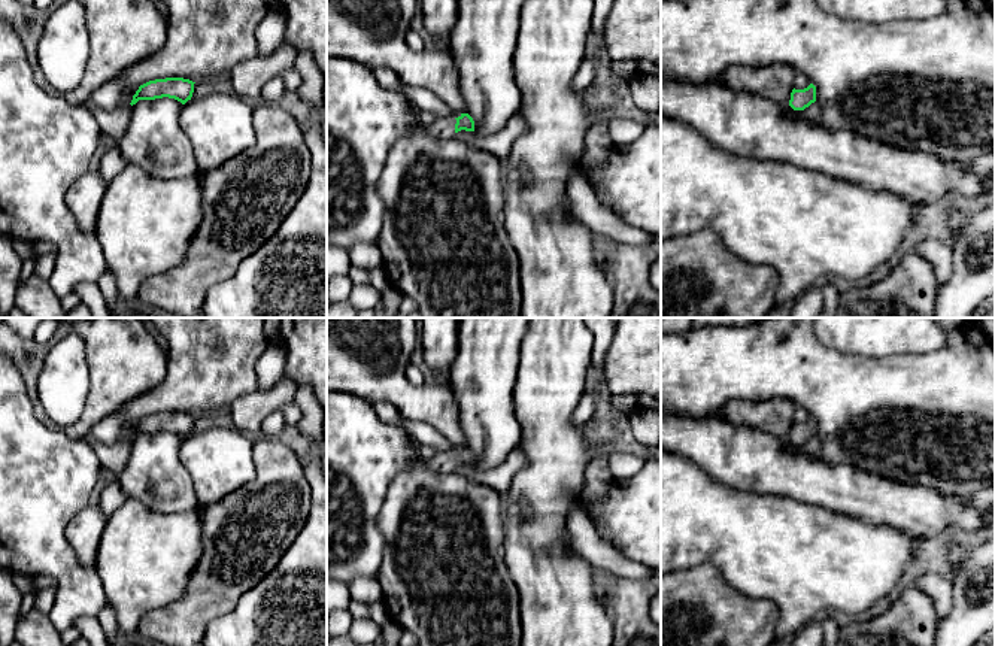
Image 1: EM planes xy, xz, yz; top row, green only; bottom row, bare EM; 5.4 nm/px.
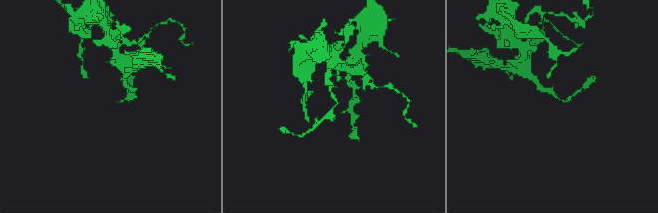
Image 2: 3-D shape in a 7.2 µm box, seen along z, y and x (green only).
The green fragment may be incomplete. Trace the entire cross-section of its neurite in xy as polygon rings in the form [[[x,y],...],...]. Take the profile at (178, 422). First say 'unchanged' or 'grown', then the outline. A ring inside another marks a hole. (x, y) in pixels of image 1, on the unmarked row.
unchanged | [[[183,412],[149,415],[139,421],[130,439],[133,440],[139,434],[155,434],[163,431],[175,433],[185,439],[192,431],[194,418],[195,416]]]

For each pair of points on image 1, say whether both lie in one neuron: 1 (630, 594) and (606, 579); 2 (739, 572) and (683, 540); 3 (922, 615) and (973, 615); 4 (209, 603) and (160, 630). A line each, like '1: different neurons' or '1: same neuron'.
1: same neuron
2: same neuron
3: different neurons
4: same neuron

